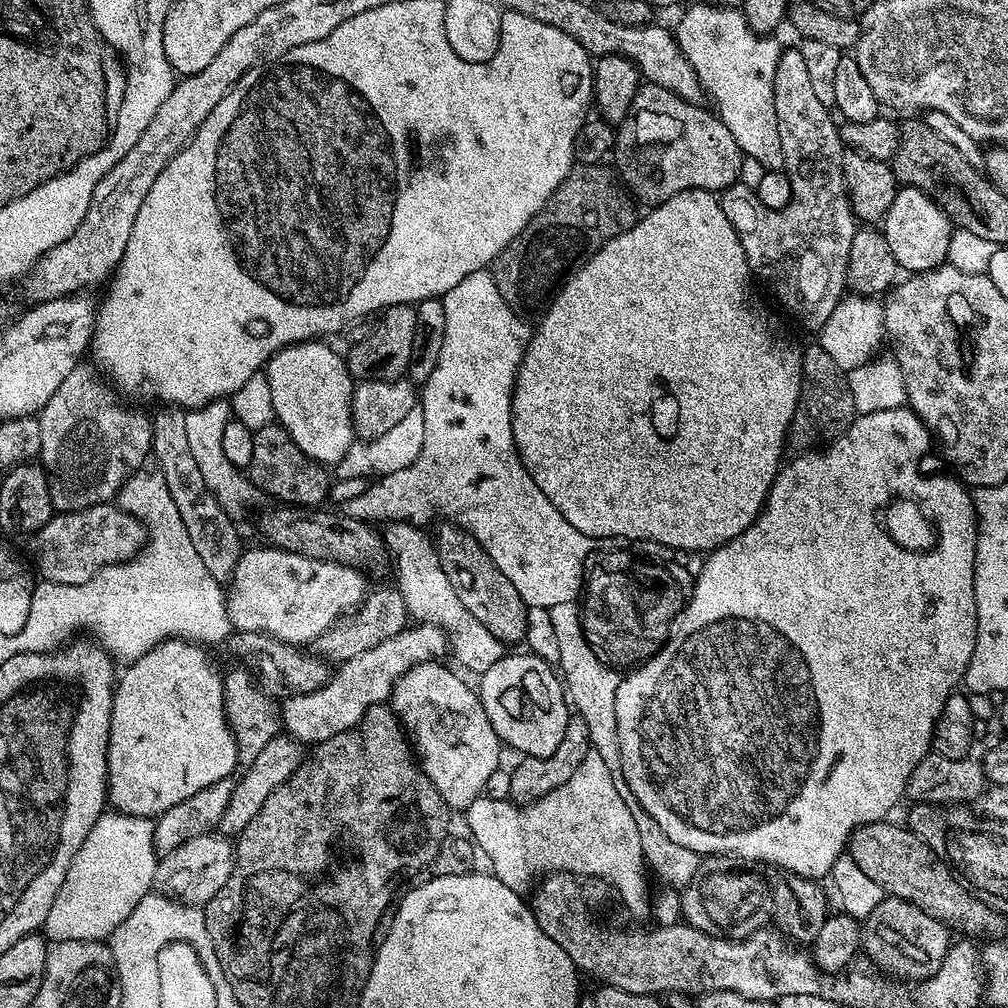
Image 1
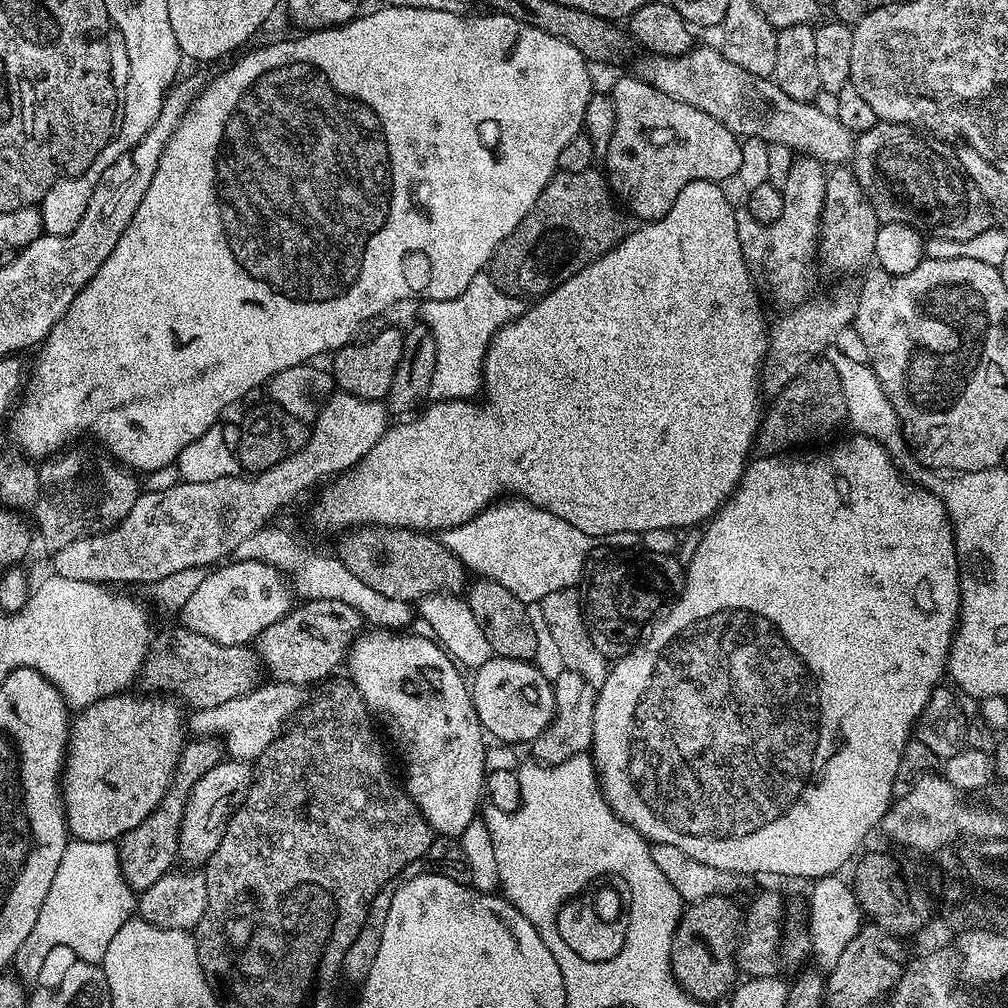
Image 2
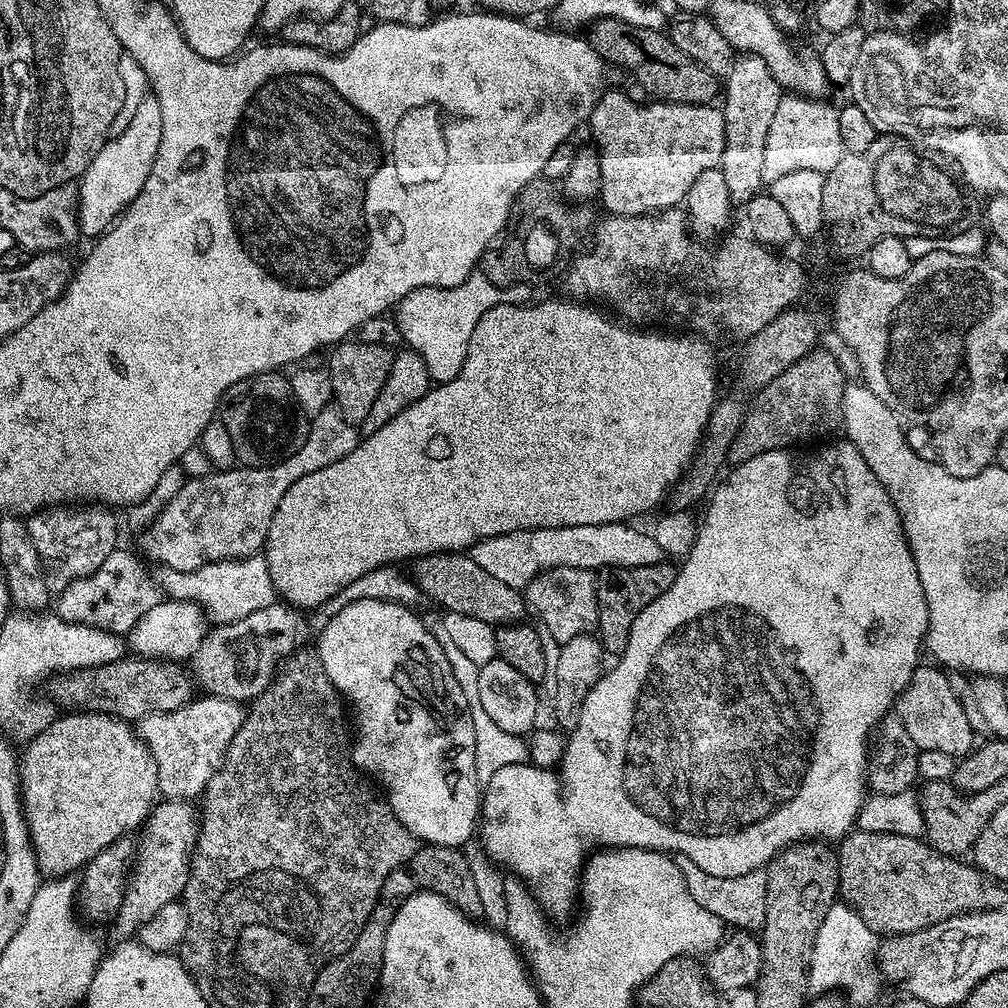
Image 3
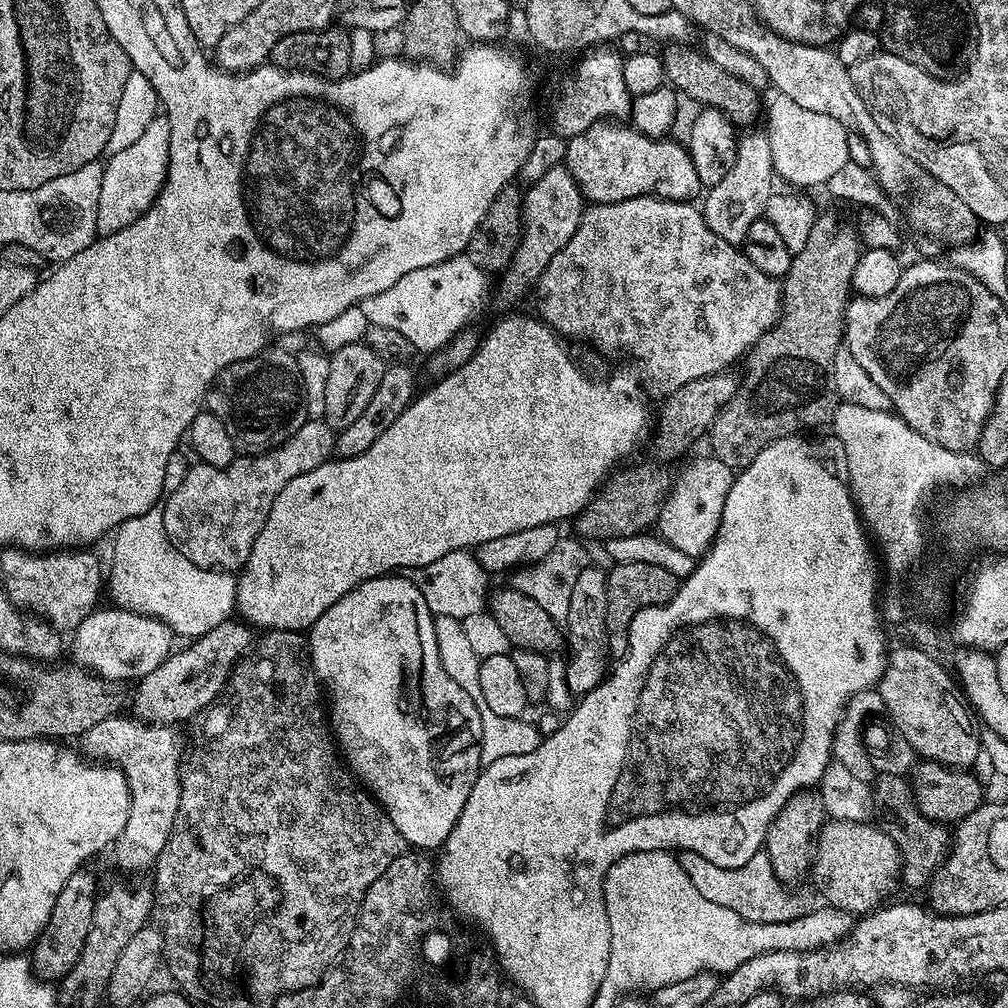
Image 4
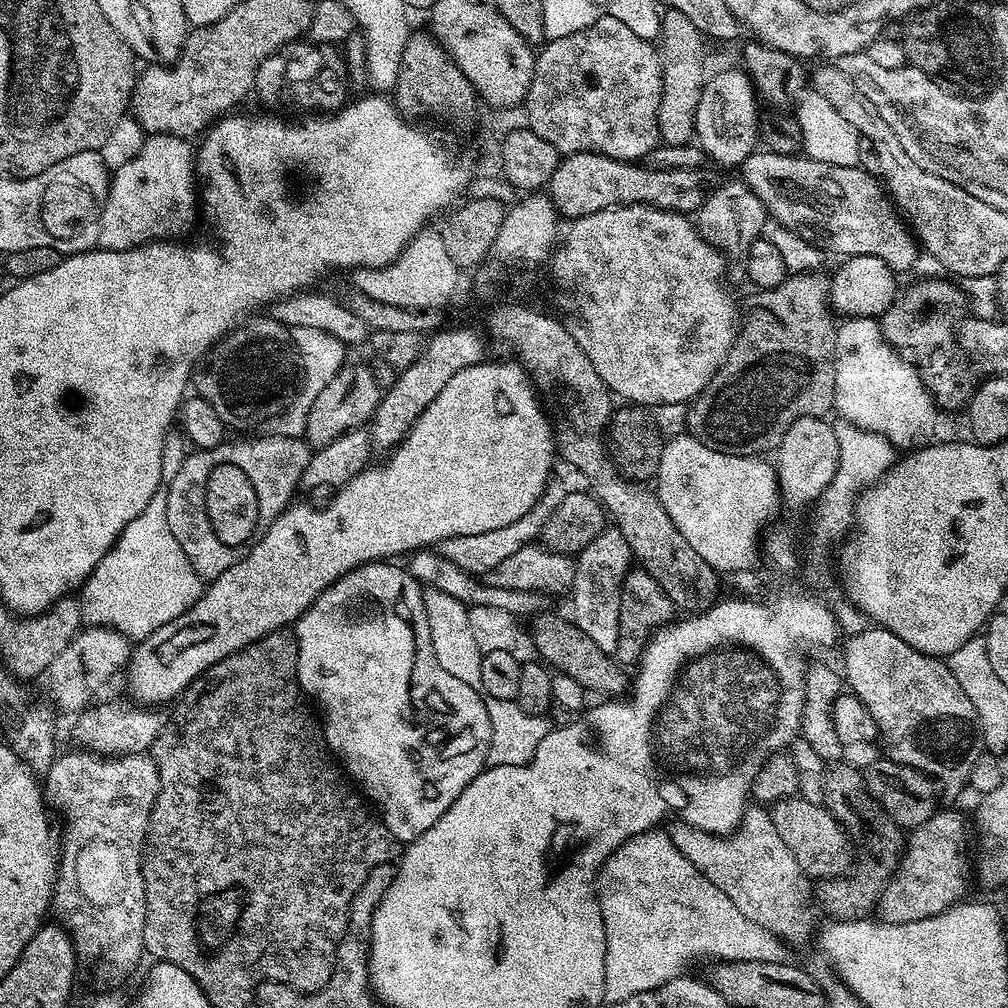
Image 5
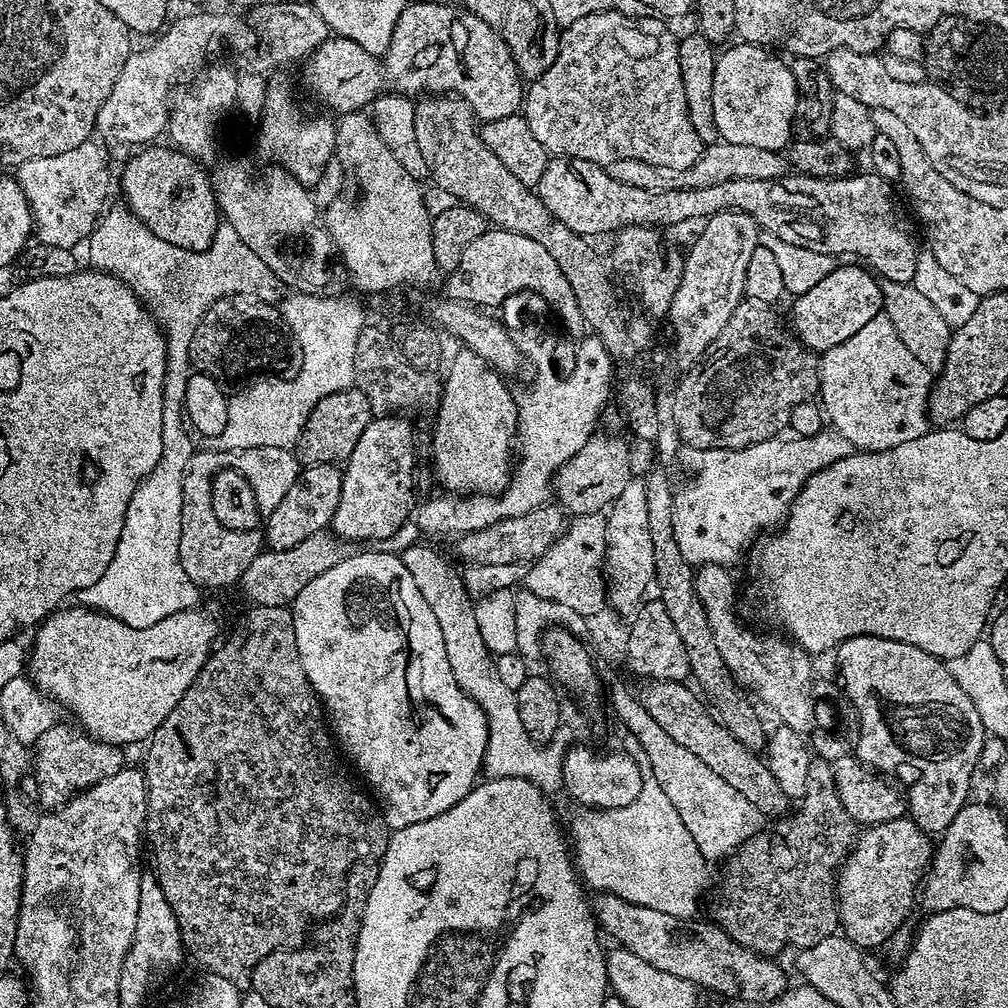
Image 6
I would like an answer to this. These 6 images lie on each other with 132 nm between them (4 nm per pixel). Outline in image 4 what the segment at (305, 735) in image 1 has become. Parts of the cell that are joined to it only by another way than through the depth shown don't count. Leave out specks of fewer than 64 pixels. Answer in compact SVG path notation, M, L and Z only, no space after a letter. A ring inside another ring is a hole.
M117 714L97 722L82 737L83 751L89 757L103 758L115 764L128 780L132 799L130 814L114 845L117 862L128 868L151 869L162 854L174 826L180 801L180 769L186 752L176 730L164 722L150 724L128 714Z

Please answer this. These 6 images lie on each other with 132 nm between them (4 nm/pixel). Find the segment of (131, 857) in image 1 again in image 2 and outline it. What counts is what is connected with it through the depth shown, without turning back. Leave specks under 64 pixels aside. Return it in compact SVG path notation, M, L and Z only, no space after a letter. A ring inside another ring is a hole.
M71 839L58 862L57 873L42 902L34 930L30 930L26 942L22 942L16 952L15 975L26 982L36 979L57 947L69 948L71 955L82 961L101 963L111 939L133 917L135 910L136 894L121 872L117 845L113 841Z

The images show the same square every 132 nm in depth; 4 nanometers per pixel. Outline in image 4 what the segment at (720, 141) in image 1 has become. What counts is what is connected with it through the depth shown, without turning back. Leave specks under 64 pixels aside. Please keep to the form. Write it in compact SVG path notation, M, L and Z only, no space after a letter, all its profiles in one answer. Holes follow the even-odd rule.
M600 120L571 137L564 146L563 165L574 174L574 182L578 182L585 201L593 204L650 195L688 202L702 192L698 170L694 170L694 162L683 143L675 144L672 138L648 137L639 129L615 120Z

